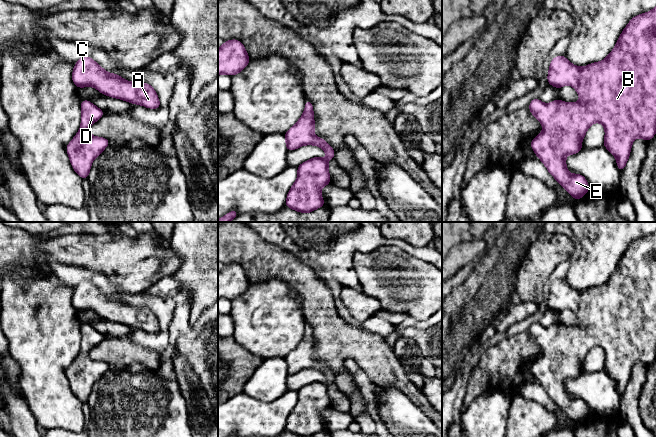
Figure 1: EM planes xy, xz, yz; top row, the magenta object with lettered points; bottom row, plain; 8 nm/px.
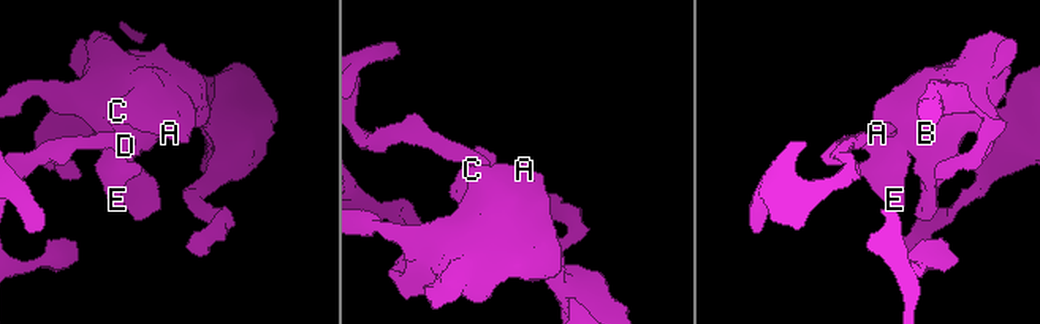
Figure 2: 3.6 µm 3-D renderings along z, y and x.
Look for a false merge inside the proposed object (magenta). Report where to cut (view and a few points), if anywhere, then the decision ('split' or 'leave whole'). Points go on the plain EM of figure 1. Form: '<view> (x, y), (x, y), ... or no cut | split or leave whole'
no cut | leave whole

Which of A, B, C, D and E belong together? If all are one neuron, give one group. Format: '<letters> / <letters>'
A B C D E

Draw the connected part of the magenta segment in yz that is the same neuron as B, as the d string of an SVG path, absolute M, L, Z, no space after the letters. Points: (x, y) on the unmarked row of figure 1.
M656 231L630 244L619 260L615 272L604 284L585 291L578 291L570 287L564 279L561 279L554 281L549 291L548 308L557 313L571 309L576 313L581 324L567 327L557 323L545 328L538 322L533 323L528 333L544 352L531 365L530 370L549 397L575 424L579 424L588 416L589 409L583 399L569 397L565 382L570 378L578 377L584 371L581 365L593 347L599 346L605 351L603 370L615 380L620 396L625 392L634 363L640 361L649 365L656 357Z

